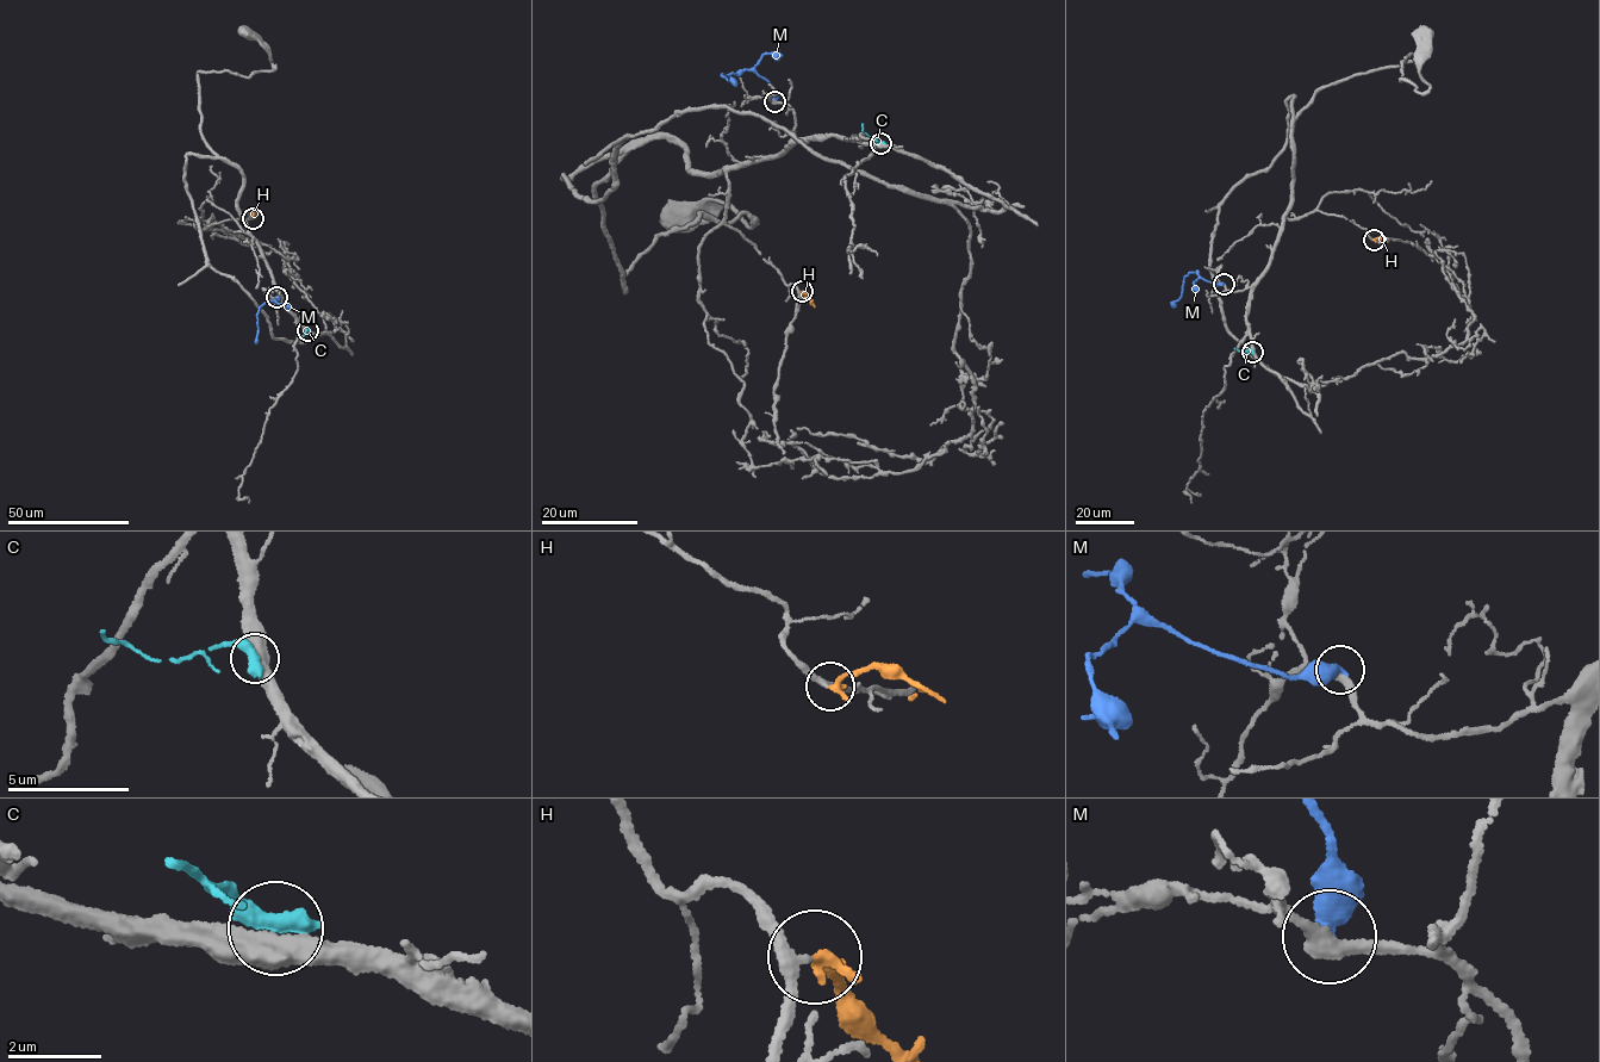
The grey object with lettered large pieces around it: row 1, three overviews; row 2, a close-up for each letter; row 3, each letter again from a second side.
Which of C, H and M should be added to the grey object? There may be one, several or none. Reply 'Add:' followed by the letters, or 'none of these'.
Add: H

